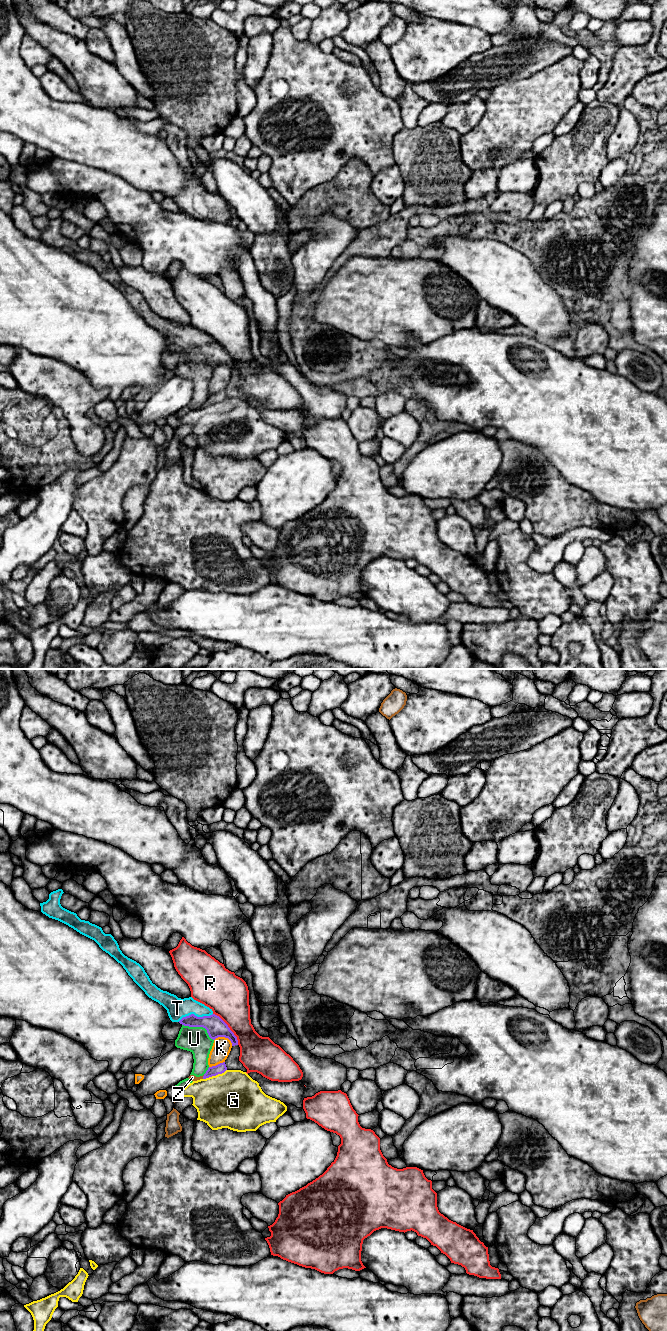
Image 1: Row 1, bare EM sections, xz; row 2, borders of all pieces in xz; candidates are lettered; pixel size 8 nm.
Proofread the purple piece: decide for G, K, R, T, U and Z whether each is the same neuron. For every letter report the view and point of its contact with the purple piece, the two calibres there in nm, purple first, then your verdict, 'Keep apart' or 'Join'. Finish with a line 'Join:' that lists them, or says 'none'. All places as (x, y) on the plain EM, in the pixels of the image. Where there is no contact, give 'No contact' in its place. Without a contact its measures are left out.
G: Touches purple at xz (214, 403). Thickness 80 nm (purple) against 460 nm. Keep apart
K: Touches purple at xz (224, 364). Thickness 160 nm (purple) against 150 nm. Keep apart
R: Touches purple at xz (229, 356). Thickness 160 nm (purple) against 340 nm. Keep apart
T: Touches purple at xz (195, 344). Thickness 160 nm (purple) against 170 nm. Join
U: Touches purple at xz (199, 354). Thickness 160 nm (purple) against 200 nm. Keep apart
Z: Touches purple at xz (203, 405). Thickness 80 nm (purple) against 50 nm. Keep apart
Join: T

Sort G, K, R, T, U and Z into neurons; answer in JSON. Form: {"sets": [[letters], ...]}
{"sets": [["G"], ["K"], ["R"], ["T"], ["U"], ["Z"]]}

